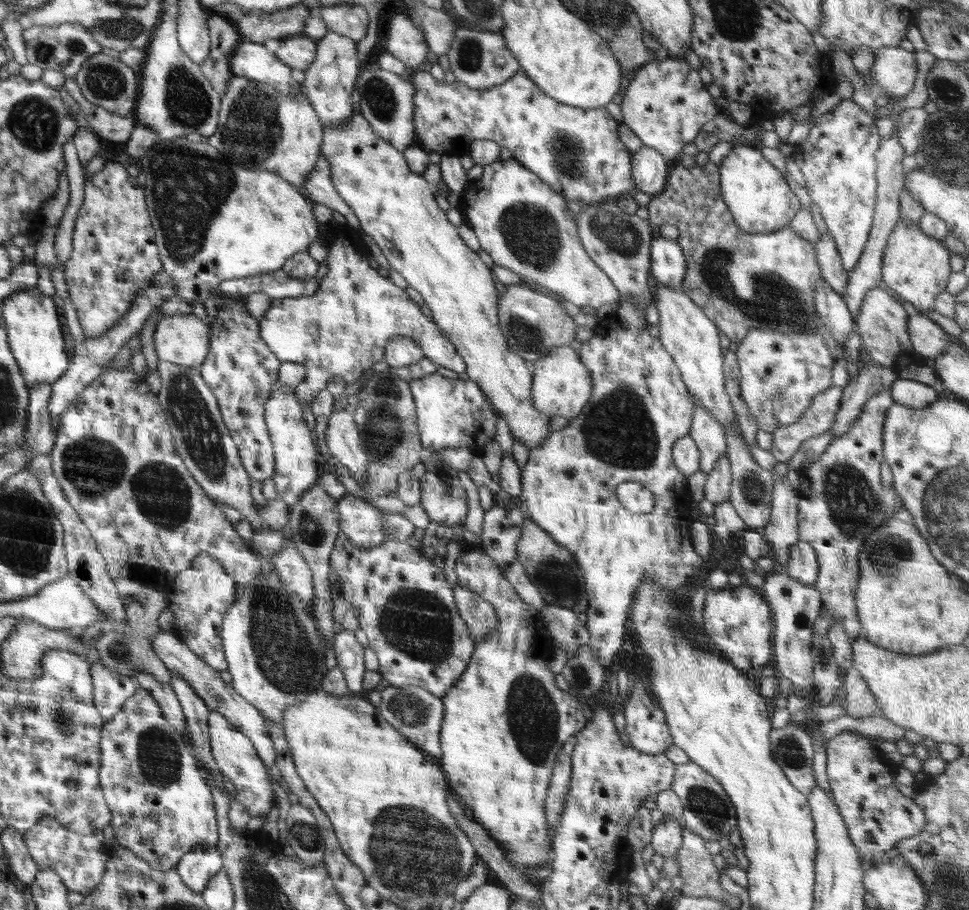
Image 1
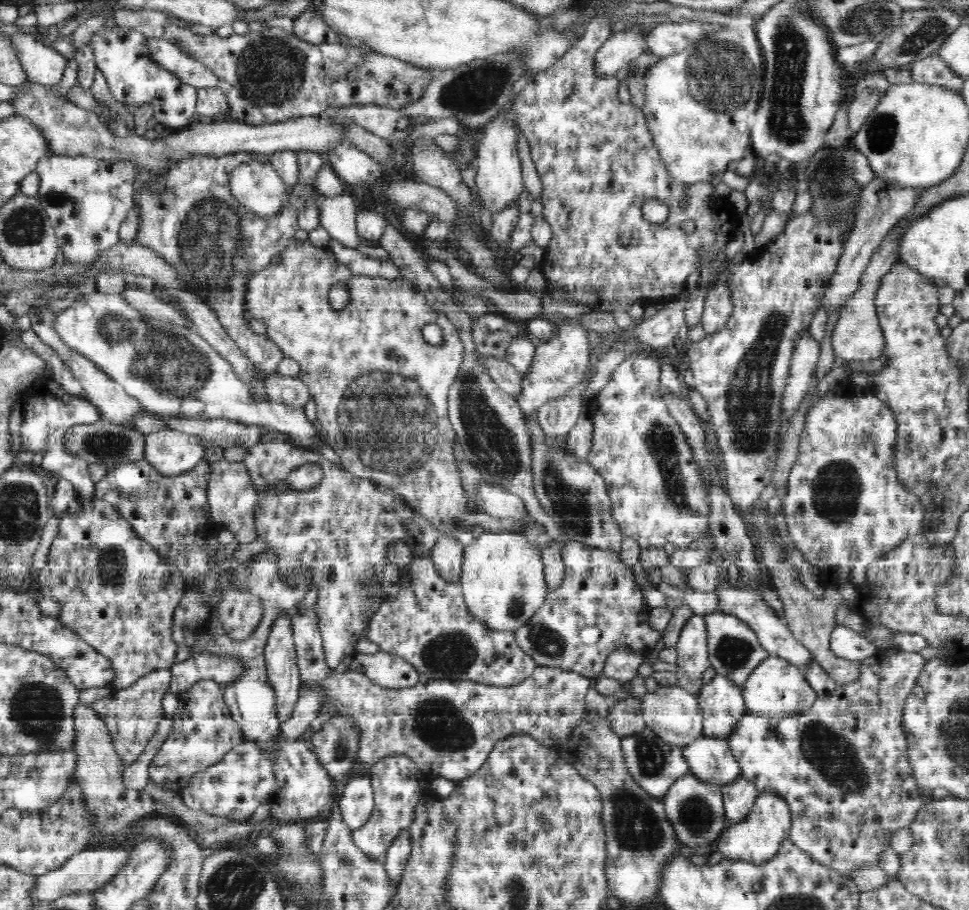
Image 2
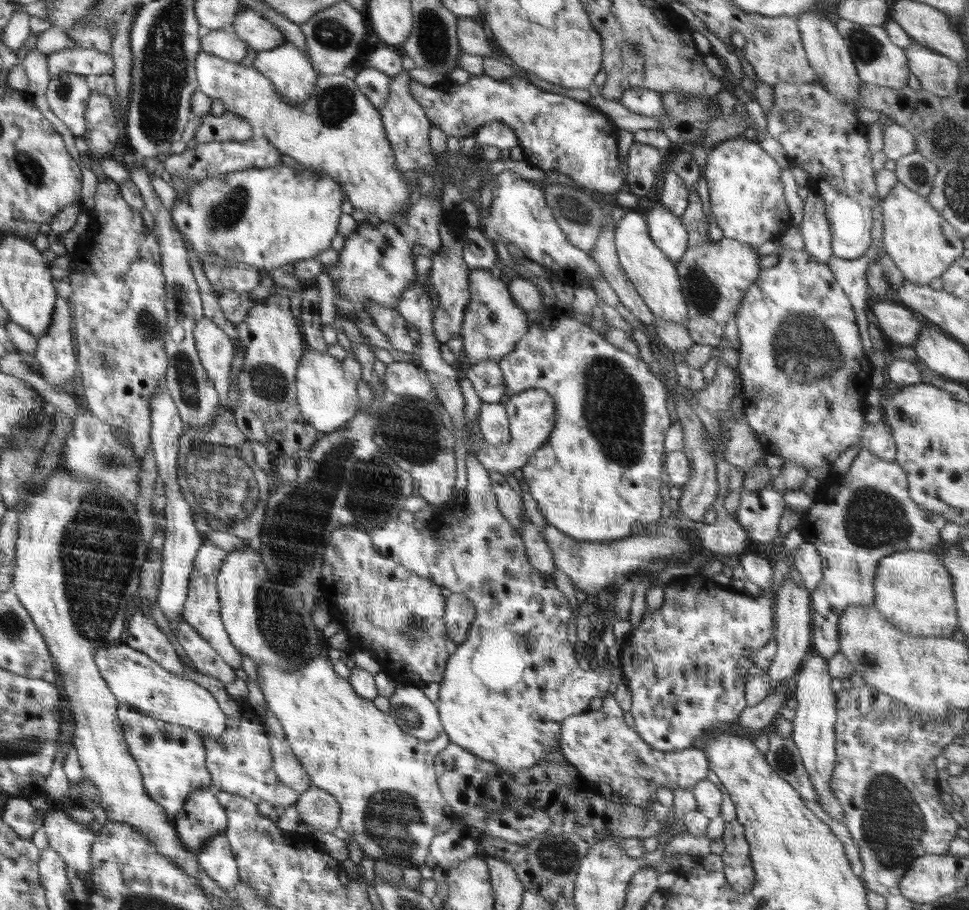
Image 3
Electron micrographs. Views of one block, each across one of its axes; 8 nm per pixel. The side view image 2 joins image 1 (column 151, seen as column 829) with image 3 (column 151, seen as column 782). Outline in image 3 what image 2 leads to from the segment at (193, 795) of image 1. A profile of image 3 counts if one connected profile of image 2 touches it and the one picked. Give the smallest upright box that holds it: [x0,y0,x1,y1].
[117,702,212,820]

